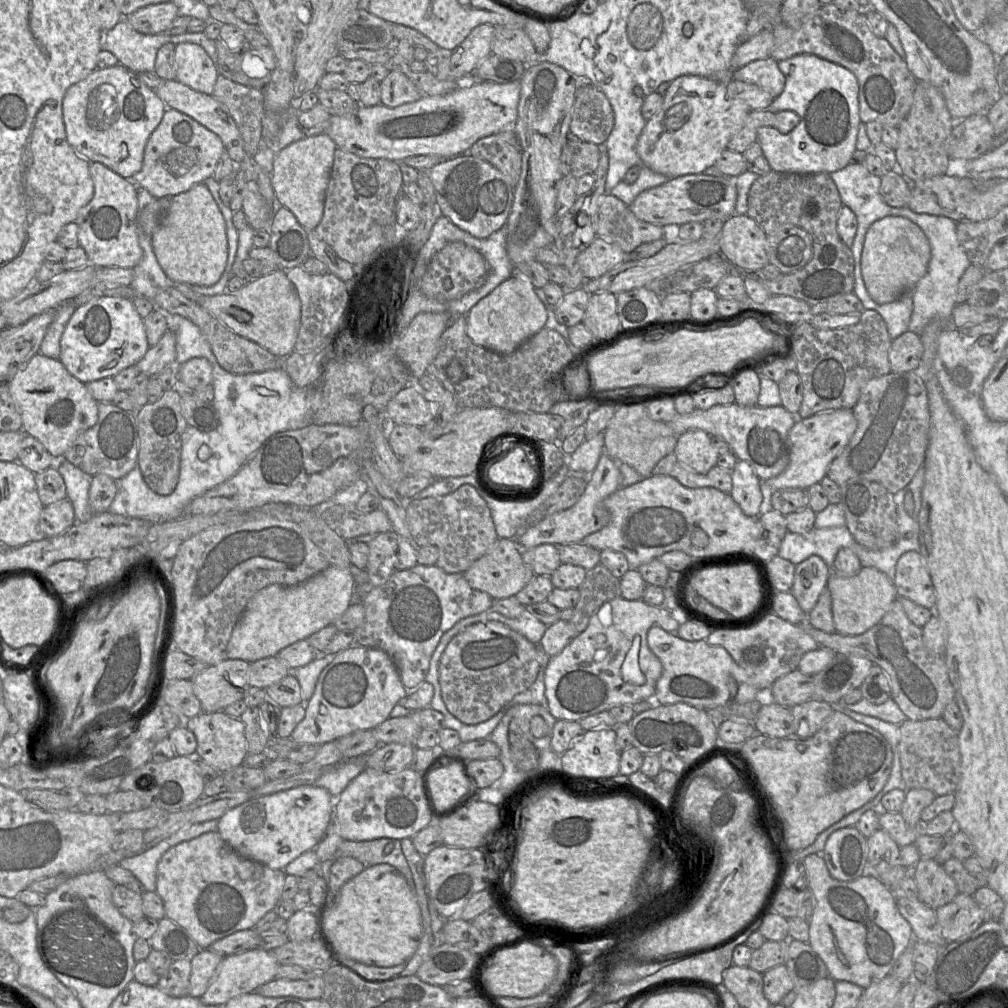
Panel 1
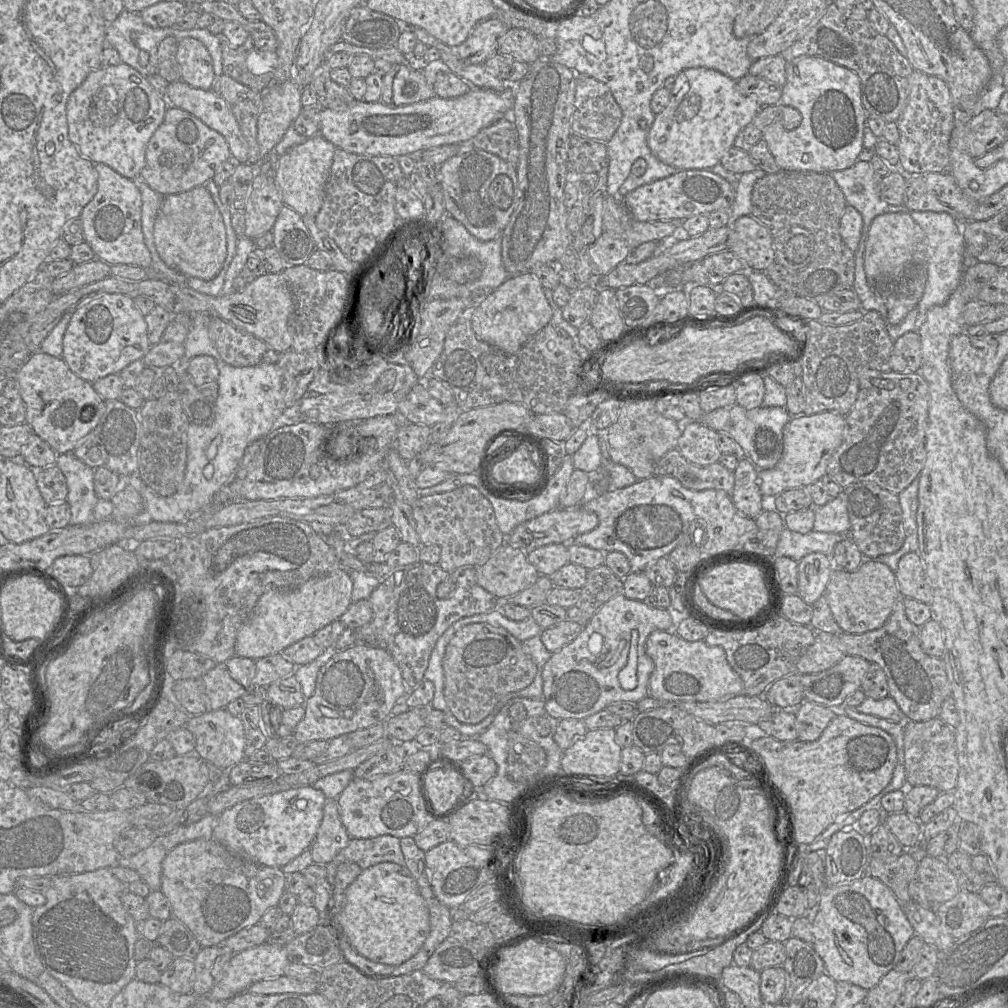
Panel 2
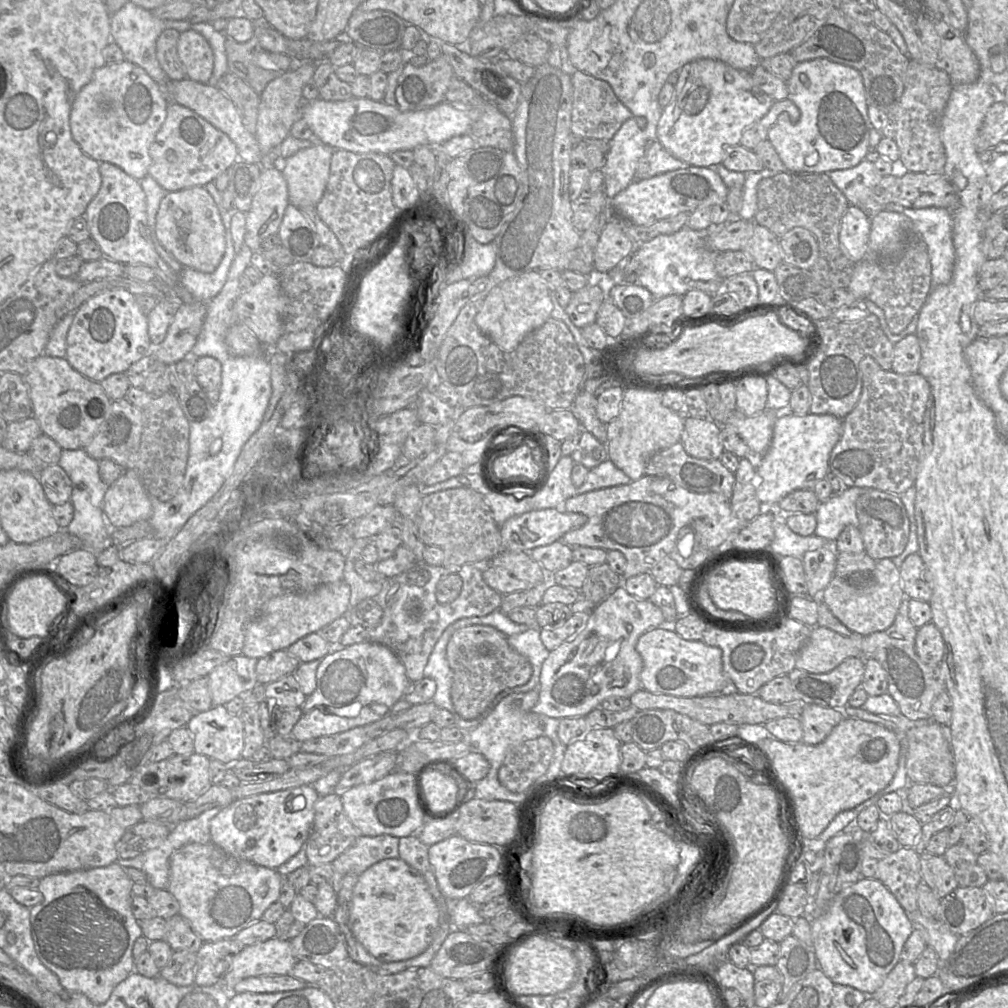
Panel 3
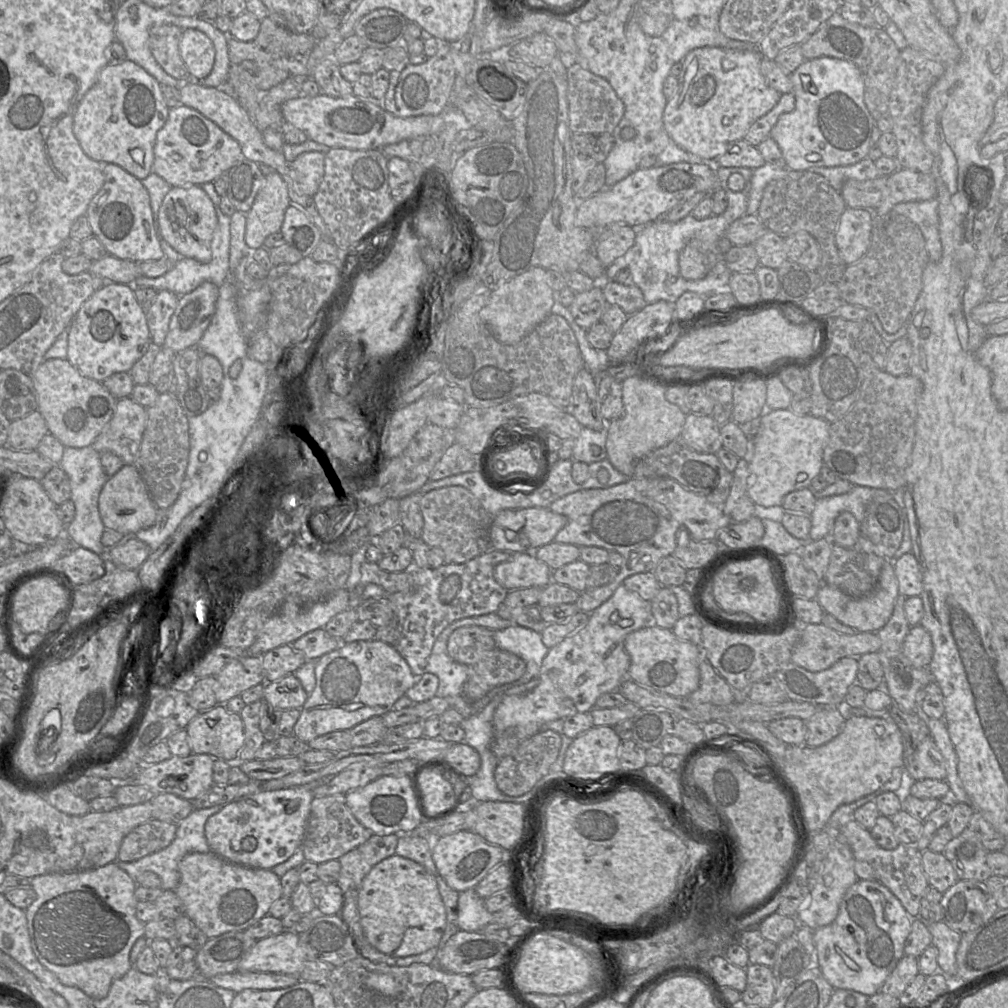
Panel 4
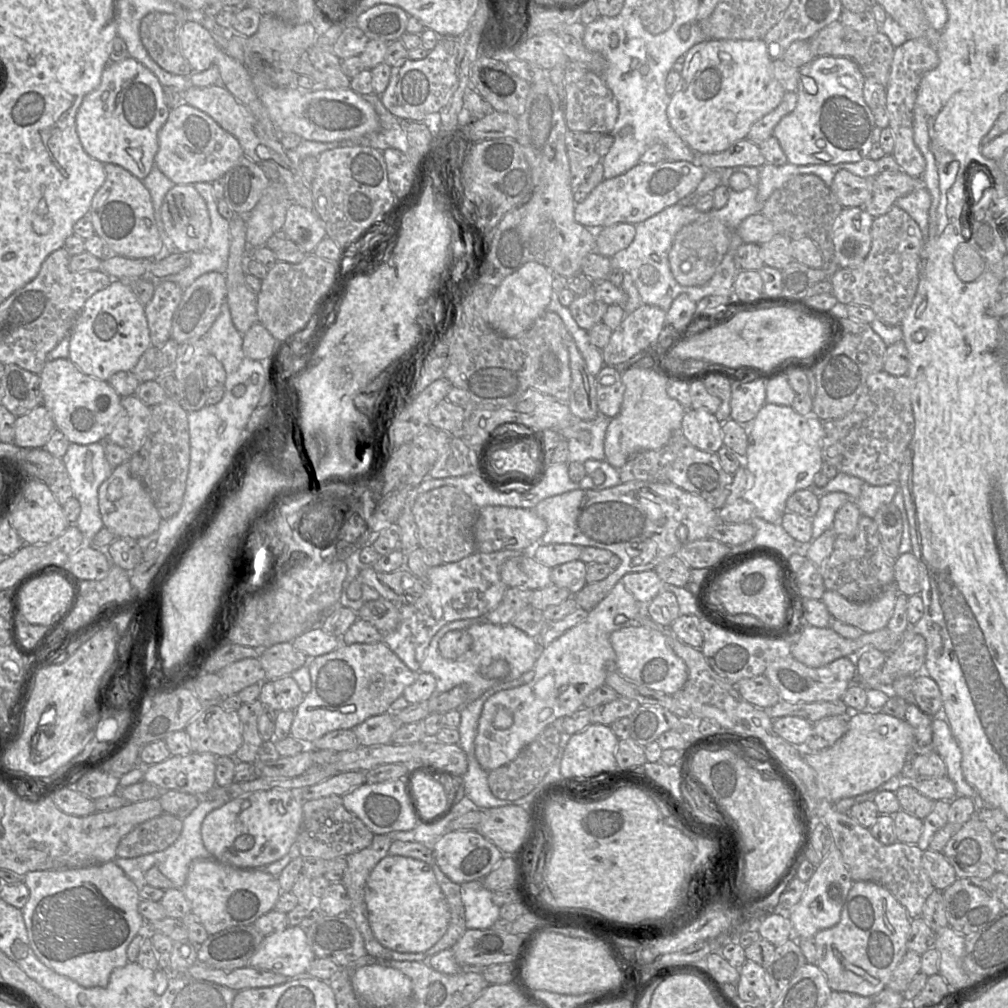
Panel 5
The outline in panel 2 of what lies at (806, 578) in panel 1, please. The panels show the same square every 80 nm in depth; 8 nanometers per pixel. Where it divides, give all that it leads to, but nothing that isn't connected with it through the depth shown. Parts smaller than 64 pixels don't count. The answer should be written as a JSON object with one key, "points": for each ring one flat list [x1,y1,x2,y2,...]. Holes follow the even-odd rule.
{"points":[[820,552,798,562,798,594,807,604,813,605,824,595,834,568,831,557]]}

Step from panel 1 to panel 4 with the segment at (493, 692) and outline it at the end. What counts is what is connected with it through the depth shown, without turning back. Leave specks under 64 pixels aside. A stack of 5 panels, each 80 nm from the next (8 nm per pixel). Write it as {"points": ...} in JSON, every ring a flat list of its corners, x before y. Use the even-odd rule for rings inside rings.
{"points":[[466,626,453,631,447,641,447,652,453,660,468,668,462,692,469,701,480,699,496,686,518,680,526,670,526,663,522,658,500,650,495,645,493,631,481,626]]}

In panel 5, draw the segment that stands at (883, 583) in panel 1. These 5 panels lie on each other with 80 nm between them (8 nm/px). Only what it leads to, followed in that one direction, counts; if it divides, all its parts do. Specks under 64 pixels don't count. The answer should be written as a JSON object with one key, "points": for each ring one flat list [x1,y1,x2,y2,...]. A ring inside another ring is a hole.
{"points":[[893,583,879,597,864,603,851,602,831,590,826,590,821,600,833,618,869,633,887,626,898,594]]}

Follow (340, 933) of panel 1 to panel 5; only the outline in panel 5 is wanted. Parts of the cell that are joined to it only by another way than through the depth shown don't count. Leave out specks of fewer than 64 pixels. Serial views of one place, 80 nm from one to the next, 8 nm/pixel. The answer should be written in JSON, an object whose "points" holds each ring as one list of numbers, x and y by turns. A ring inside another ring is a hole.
{"points":[[411,857,382,858,367,878,365,903,375,938,384,947,400,953,428,950,445,934,450,922,449,906,432,867]]}

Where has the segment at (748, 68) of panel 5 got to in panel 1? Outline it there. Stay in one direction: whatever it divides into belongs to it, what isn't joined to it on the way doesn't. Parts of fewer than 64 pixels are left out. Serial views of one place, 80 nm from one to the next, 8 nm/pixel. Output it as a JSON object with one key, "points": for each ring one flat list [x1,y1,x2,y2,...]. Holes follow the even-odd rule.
{"points":[[695,75,680,76,671,82,659,112,646,122,636,152,647,167,669,179,700,174,716,164,750,112,744,101,728,96,725,84]]}

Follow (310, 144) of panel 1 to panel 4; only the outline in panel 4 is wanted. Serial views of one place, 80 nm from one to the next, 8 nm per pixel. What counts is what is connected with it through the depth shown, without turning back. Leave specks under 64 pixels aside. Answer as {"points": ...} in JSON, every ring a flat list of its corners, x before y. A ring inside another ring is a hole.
{"points":[[318,151,300,154,290,163,297,175,300,189,308,196,313,197,324,176,325,154]]}

